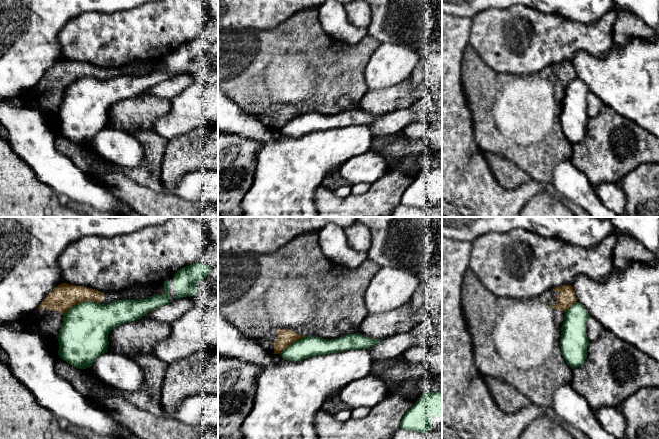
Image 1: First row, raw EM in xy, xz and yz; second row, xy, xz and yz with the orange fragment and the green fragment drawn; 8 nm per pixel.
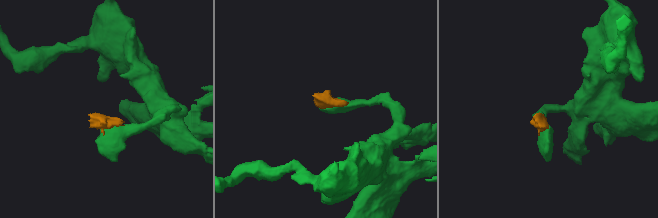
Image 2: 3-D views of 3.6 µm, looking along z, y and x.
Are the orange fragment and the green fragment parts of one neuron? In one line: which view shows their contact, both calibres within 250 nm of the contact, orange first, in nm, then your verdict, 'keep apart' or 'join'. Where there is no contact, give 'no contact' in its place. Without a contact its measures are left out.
contact in xy; calibres 200 and 380 nm; keep apart

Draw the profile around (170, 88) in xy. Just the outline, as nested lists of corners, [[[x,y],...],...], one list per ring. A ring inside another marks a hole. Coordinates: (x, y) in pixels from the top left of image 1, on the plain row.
[[[187,72],[159,82],[148,88],[146,92],[163,100],[171,100],[194,83],[195,74],[193,72]]]

